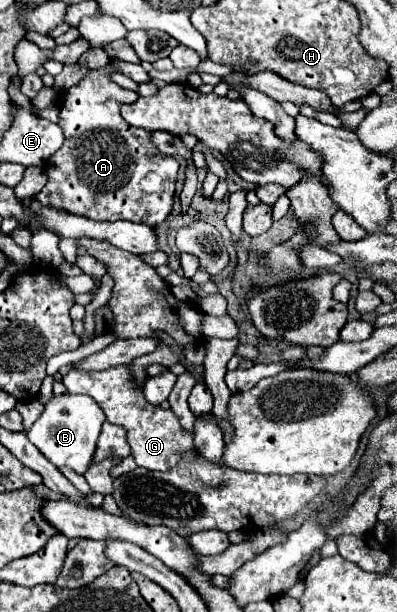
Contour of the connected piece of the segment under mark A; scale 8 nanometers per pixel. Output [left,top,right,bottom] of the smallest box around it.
[35,62,179,227]

